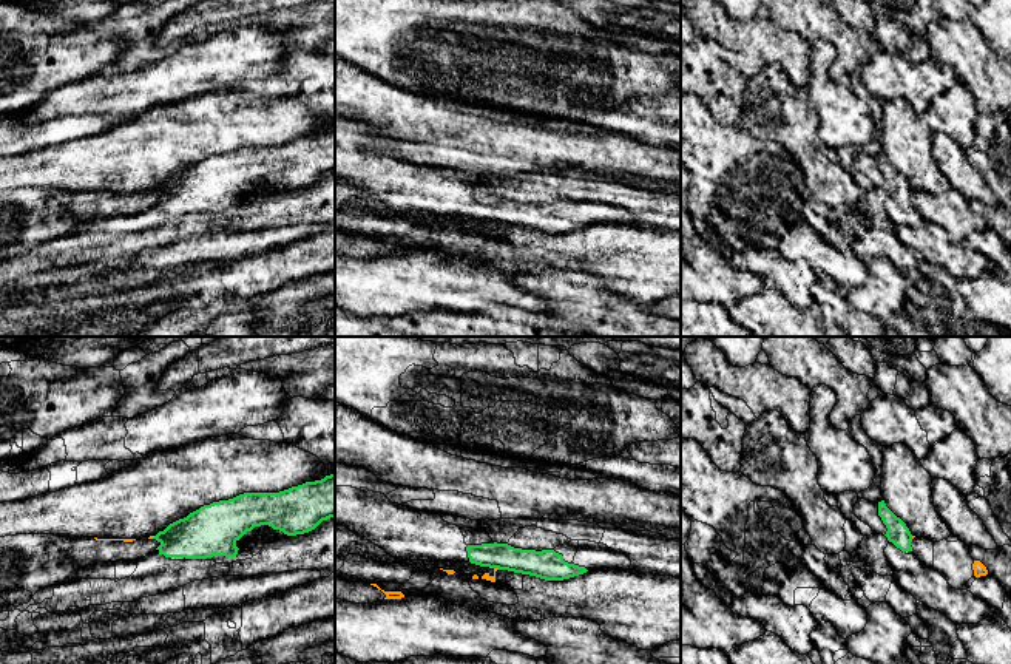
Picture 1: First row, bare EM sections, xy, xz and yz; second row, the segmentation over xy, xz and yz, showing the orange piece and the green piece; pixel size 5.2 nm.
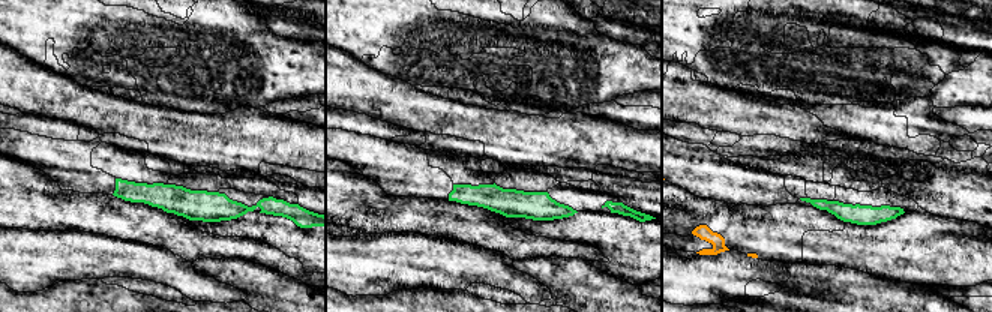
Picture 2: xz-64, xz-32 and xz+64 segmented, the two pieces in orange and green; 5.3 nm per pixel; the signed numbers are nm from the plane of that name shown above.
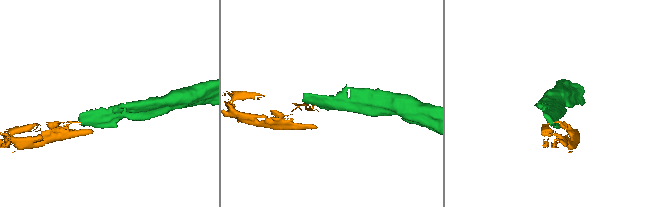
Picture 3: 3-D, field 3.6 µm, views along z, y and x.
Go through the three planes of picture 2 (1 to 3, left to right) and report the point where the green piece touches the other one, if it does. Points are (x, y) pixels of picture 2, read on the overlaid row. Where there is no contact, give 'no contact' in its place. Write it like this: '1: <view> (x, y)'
1: no contact
2: no contact
3: no contact

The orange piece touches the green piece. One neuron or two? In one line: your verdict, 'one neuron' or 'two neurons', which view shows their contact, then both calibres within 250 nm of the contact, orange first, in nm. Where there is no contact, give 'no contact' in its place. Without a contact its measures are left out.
two neurons | xz | 40/150 nm

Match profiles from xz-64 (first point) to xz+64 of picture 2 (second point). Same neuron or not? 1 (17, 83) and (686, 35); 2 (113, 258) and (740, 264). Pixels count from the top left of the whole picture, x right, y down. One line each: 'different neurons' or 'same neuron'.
1: different neurons
2: same neuron

